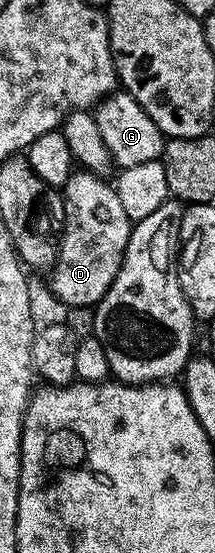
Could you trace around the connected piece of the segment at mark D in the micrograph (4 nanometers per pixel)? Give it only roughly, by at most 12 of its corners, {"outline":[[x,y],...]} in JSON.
{"outline":[[64,182],[52,291],[65,308],[110,289],[133,220],[115,186]]}

